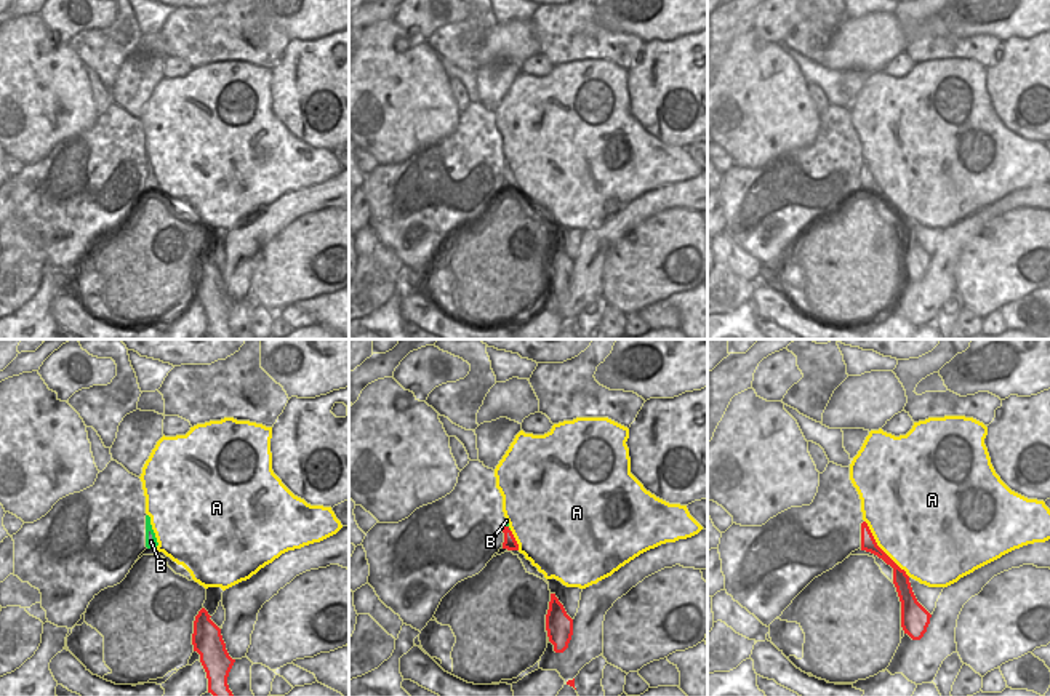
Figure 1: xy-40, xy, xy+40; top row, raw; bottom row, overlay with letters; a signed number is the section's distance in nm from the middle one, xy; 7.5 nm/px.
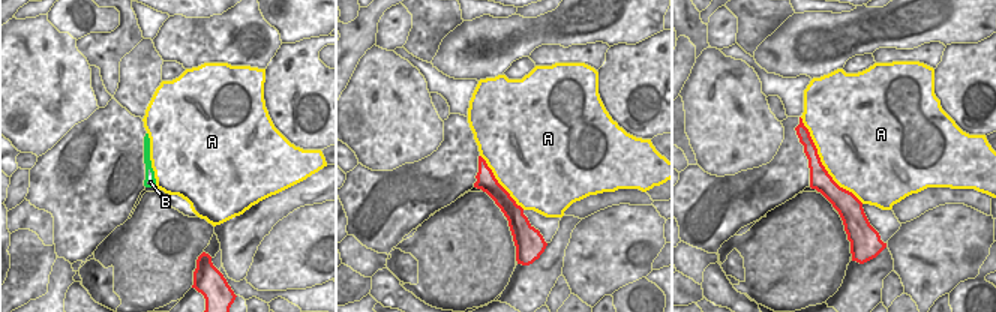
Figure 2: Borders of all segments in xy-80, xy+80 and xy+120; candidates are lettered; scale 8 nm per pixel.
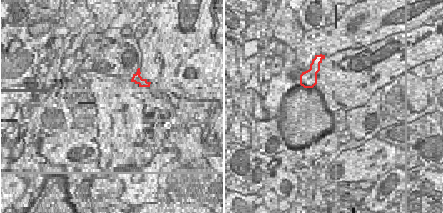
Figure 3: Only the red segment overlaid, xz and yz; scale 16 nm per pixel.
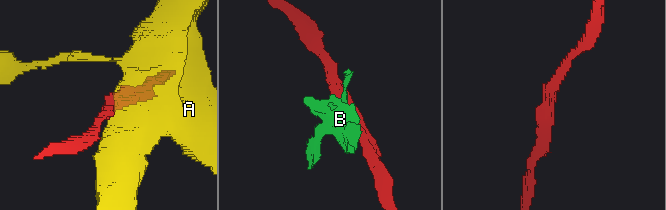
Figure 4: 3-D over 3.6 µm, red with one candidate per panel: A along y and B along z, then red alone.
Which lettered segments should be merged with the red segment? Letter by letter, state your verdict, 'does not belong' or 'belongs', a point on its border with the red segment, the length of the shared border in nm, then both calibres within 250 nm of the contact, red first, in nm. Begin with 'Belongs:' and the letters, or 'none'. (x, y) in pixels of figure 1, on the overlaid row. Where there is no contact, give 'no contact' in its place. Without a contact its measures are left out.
Belongs: none
A: does not belong; contact xy+40 (881, 549); length 550 nm; calibres 120 and 500 nm
B: does not belong; contact xy (508, 528); length 60 nm; calibres 100 and 20 nm

